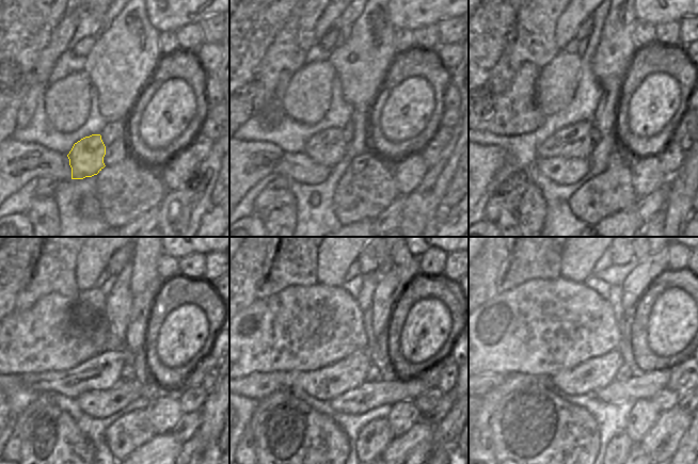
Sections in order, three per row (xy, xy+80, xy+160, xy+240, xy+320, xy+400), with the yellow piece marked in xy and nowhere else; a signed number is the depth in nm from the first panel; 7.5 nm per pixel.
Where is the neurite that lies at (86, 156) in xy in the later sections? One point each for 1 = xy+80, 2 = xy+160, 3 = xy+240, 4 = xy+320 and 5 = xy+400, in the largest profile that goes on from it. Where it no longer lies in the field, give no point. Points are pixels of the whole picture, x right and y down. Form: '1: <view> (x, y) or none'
1: xy+80 (328, 147)
2: xy+160 (573, 141)
3: xy+240 (101, 372)
4: xy+320 (349, 372)
5: xy+400 (595, 373)

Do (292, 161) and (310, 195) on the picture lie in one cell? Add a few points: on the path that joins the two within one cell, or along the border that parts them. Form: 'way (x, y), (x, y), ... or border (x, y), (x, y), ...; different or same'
border (328, 177), (315, 185), (301, 184), (289, 179); different

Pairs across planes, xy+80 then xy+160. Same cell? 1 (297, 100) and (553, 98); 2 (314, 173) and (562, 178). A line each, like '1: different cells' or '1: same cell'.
1: same cell
2: same cell

